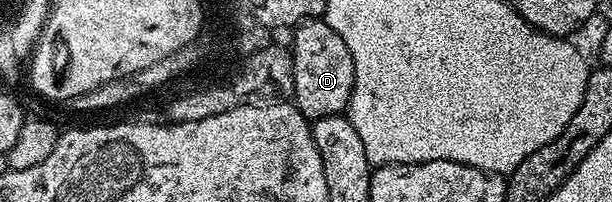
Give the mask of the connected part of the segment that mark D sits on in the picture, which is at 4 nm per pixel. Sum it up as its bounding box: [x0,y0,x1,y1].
[290,18,354,120]

